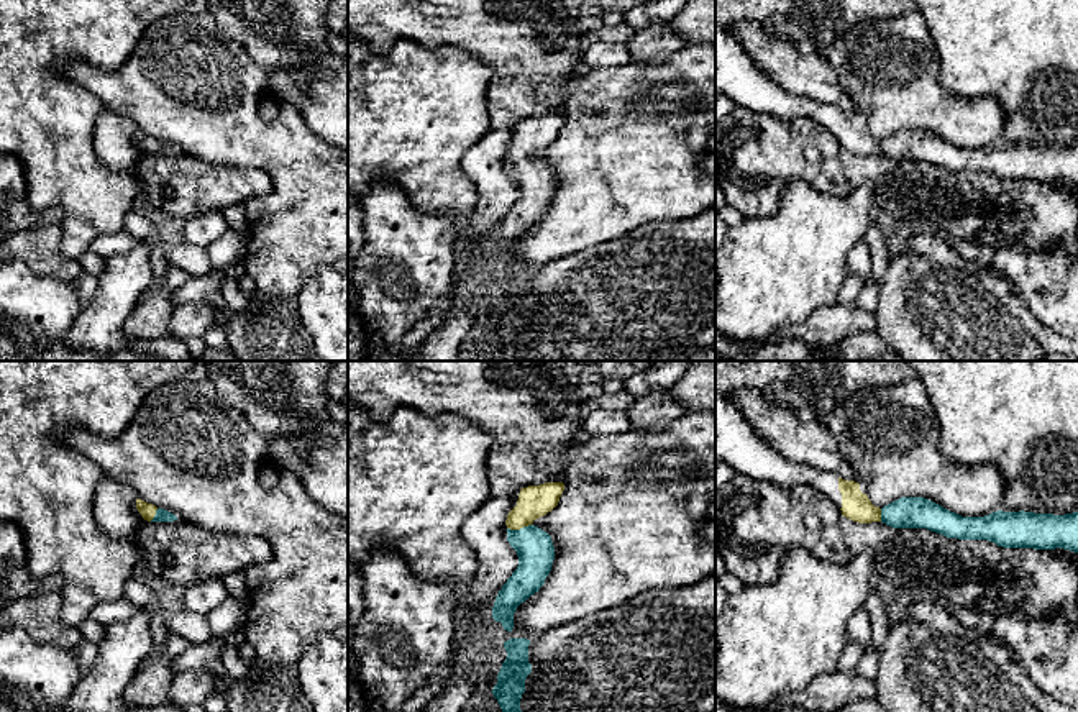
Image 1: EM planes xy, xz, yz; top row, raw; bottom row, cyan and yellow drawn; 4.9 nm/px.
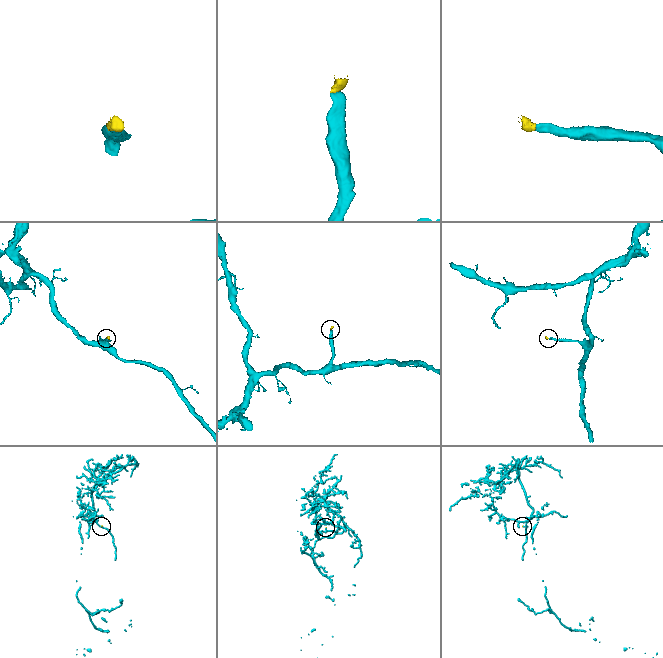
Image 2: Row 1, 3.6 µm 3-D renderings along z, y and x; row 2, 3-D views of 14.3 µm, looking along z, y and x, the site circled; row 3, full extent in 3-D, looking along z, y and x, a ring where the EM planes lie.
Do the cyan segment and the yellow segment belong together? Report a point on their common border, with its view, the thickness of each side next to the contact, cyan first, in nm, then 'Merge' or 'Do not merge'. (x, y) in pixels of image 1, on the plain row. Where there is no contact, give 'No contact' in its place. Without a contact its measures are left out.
Touches cyan at xz (520, 161). Thickness 180 nm (cyan) against 160 nm. Merge

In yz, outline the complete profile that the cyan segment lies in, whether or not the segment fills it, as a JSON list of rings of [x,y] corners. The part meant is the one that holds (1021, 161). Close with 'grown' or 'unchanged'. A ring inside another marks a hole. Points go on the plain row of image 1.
[[[719,25],[715,90],[729,97],[735,107],[756,113],[781,120],[811,118],[825,126],[843,149],[858,156],[883,154],[893,161],[927,161],[947,171],[988,172],[1003,180],[1063,180],[1078,185],[1078,144],[1053,148],[998,143],[984,149],[962,149],[924,130],[901,130],[883,141],[875,139],[863,113],[845,113],[783,90]]]; grown

